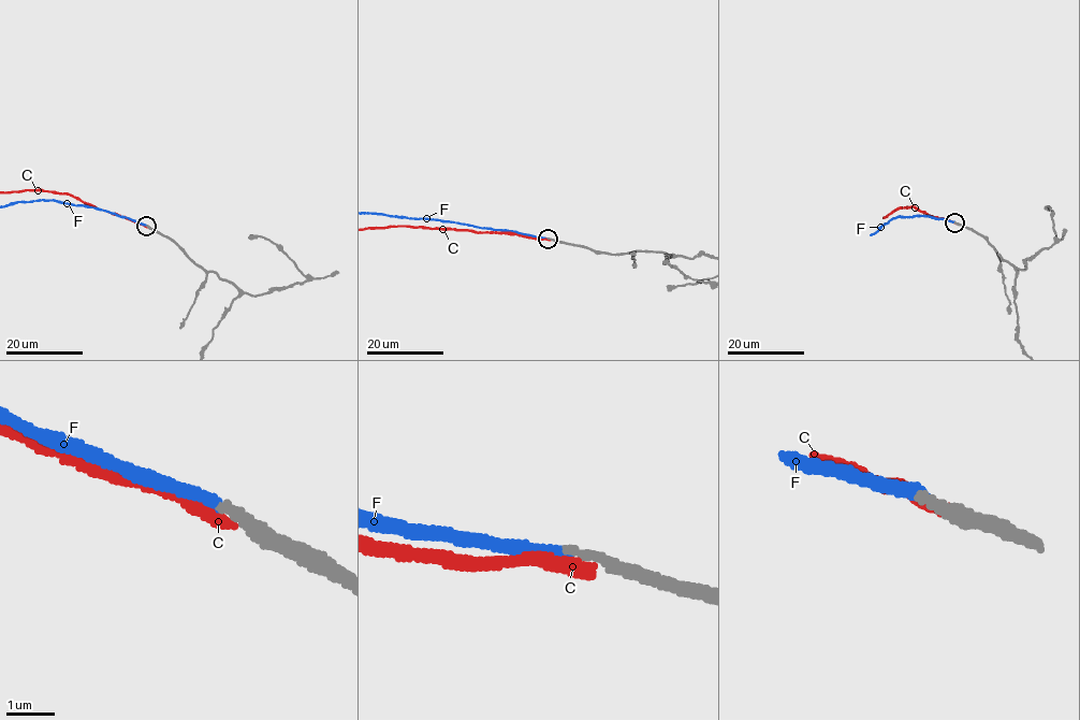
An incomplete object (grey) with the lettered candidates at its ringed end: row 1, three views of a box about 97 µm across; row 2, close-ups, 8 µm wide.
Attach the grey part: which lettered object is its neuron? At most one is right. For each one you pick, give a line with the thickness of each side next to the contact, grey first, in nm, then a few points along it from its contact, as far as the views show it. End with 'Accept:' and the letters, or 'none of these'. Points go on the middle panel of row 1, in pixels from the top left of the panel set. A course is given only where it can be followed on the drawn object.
F: 180 nm thick on the grey side, 240 nm on the other
Accept: F

